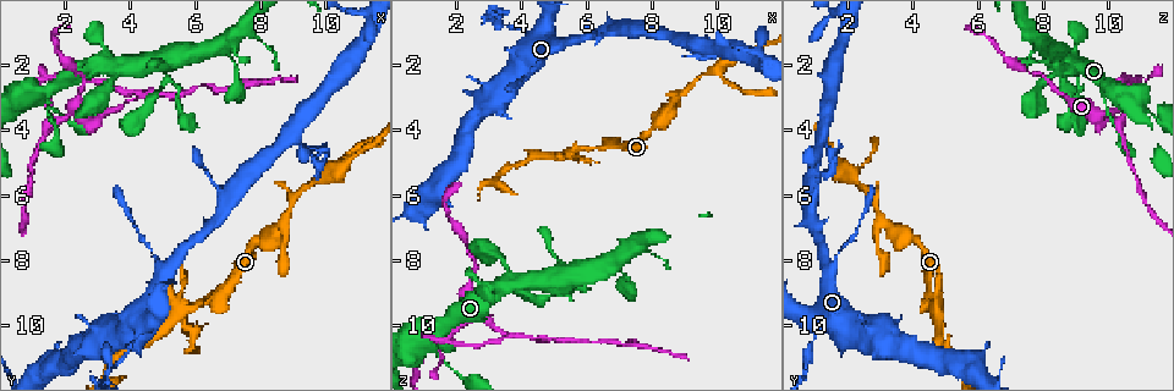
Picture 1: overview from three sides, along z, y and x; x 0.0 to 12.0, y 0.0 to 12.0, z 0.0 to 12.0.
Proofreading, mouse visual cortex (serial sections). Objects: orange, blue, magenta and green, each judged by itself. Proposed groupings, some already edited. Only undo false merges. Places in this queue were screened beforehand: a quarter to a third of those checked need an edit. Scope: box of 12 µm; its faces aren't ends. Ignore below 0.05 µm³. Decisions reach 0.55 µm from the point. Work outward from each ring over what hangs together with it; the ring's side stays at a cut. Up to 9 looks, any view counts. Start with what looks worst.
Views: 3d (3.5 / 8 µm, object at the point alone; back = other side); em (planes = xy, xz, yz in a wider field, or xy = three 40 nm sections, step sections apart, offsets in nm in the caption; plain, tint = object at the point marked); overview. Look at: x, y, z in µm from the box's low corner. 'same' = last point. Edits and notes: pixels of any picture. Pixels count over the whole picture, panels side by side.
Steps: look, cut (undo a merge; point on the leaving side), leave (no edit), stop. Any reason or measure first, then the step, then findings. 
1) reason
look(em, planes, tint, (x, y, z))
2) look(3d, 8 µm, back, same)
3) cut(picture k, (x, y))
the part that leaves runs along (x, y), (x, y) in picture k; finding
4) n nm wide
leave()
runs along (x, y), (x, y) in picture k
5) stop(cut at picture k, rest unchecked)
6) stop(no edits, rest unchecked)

calibre changes
look(3d, 3.5 µm, (3.5, 11.3, 0.7))

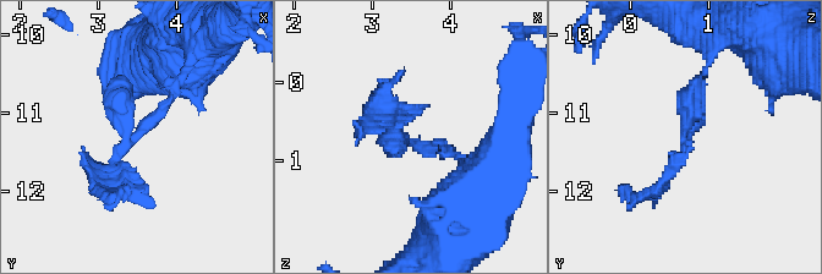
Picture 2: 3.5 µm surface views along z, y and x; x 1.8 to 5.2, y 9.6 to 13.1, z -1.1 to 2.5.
shape alone is not enough
look(em, xy, step 3, tint, (3.55, 11.25, 0.75))

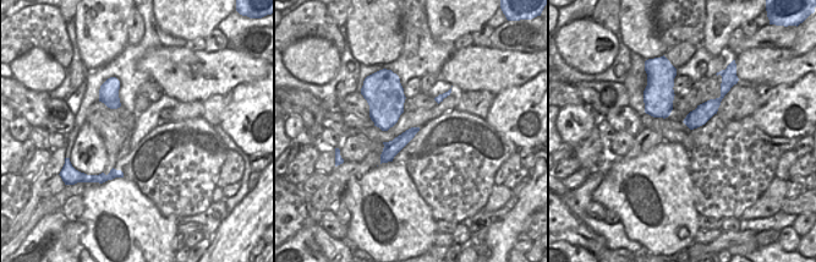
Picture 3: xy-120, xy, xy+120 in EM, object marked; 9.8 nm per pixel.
leave()
runs along (414, 130), (383, 159) in picture 3; one cell here

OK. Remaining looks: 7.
thin neck
look(3d, 3.5 µm, back, (4.7, 7.7, 1.8))

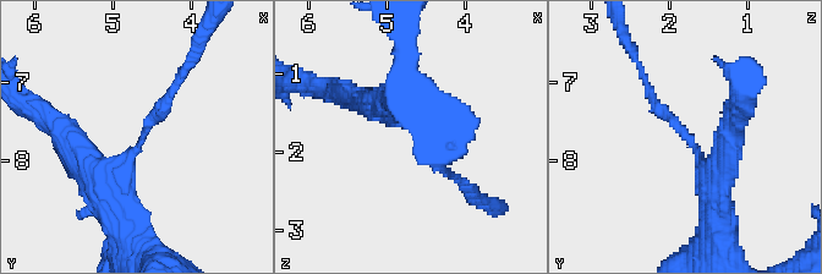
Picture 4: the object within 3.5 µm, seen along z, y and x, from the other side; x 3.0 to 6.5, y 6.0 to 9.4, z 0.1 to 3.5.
arms of 150, 300 nm; need the tissue
look(em, planes, tint, (4.65, 7.70, 1.80))

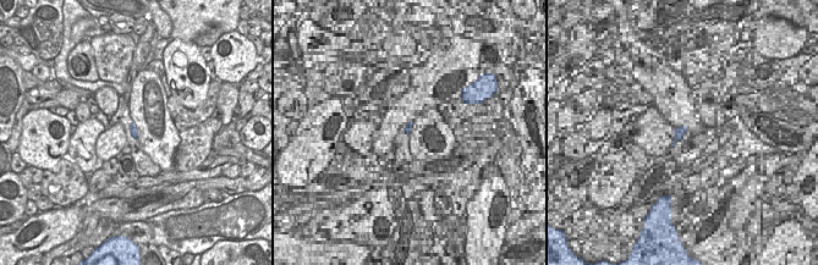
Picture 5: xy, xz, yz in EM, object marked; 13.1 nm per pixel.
look(em, xy, step 5, tint, same)

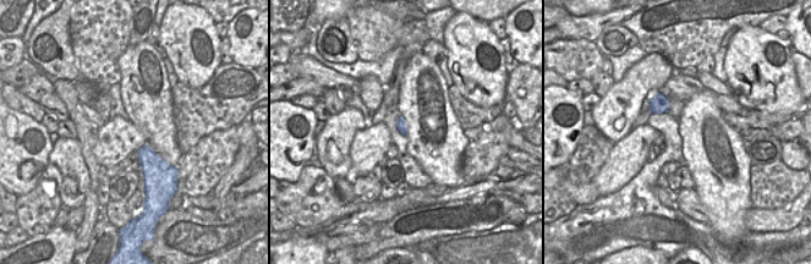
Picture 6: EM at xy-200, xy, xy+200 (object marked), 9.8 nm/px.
leave()
runs along (714, 197), (699, 152), (642, 77) in picture 4; all the same cell

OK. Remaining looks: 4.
abrupt turn
look(3d, 3.5 µm, (5.5, 9.5, 4.6))

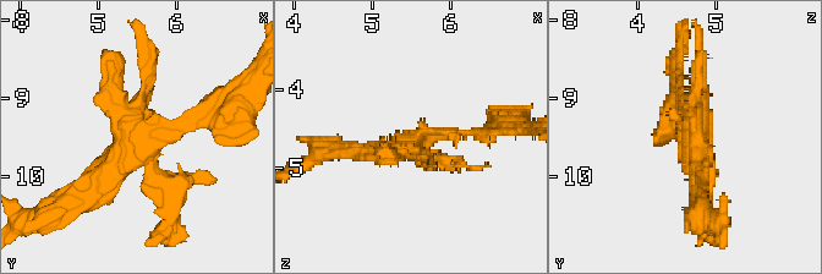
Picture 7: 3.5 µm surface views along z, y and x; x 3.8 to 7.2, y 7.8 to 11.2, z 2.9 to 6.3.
look(em, xy, step 1, tint, (5.60, 9.55, 4.65))

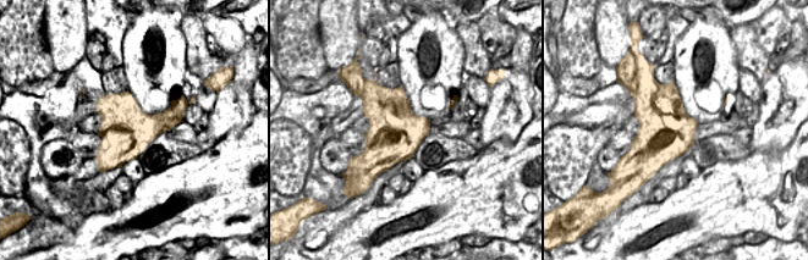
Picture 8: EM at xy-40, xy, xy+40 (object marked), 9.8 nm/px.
cut(picture 7, (181, 175))
two cells meet here

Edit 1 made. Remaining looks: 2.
stop(cut at picture 7, rest unchecked)

